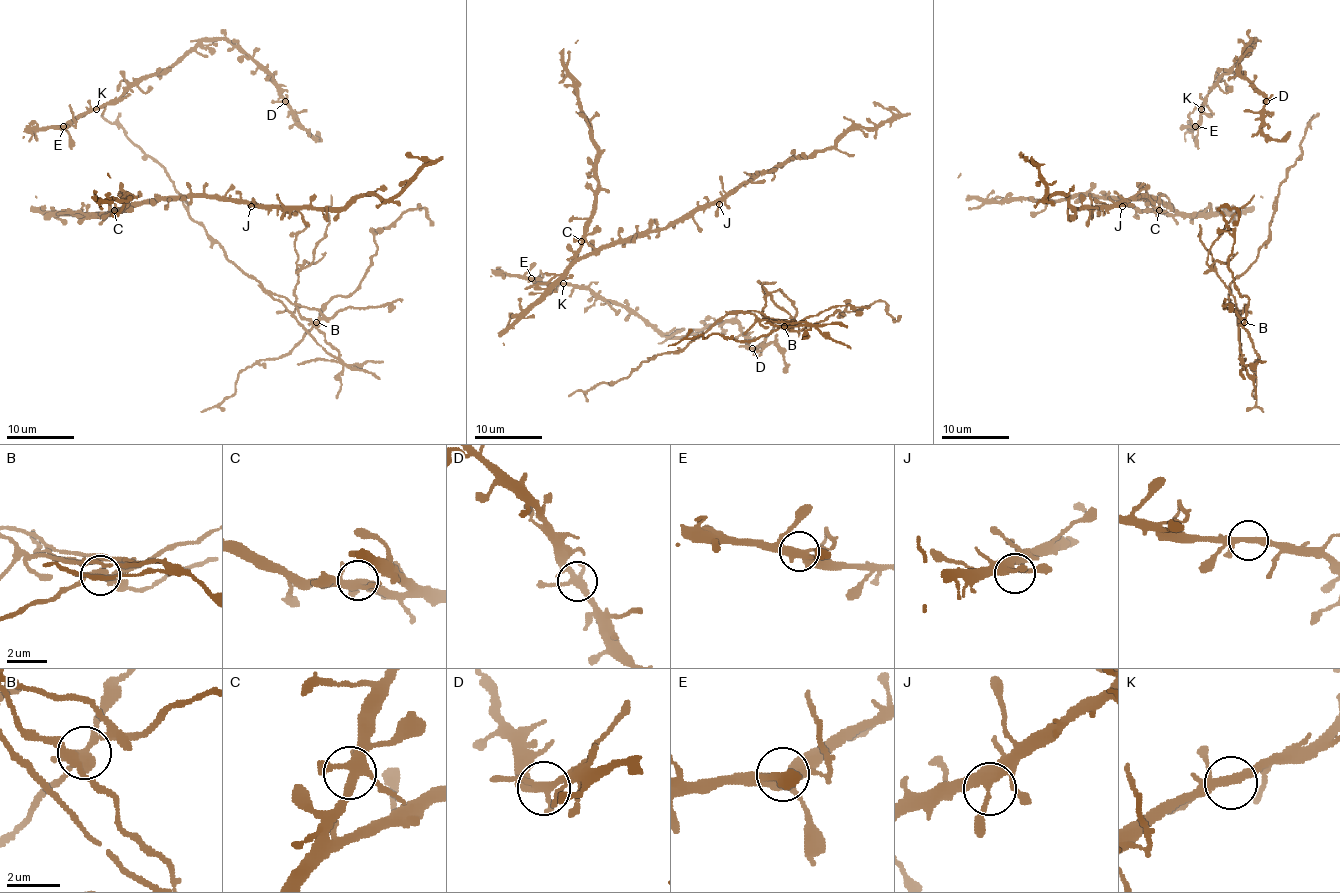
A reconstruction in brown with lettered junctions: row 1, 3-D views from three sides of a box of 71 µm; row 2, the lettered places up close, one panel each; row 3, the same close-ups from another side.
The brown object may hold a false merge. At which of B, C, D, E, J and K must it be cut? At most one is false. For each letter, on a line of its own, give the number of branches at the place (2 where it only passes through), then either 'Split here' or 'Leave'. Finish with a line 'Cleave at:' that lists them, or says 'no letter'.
B: Branches: 5. Split here
C: Branches: 5. Leave
D: Branches: 5. Leave
E: Branches: 4. Leave
J: Branches: 4. Leave
K: Branches: 4. Leave
Cleave at: B

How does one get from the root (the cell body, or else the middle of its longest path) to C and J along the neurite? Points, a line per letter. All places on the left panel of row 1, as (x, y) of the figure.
C: (167, 196), (134, 203), (126, 211), (114, 210)
J: (167, 196), (225, 196), (241, 200), (251, 206)

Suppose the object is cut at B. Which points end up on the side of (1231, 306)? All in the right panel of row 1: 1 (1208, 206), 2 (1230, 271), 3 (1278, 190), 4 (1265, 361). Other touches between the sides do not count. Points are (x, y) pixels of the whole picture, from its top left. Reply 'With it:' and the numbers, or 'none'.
With it: 3, 4

